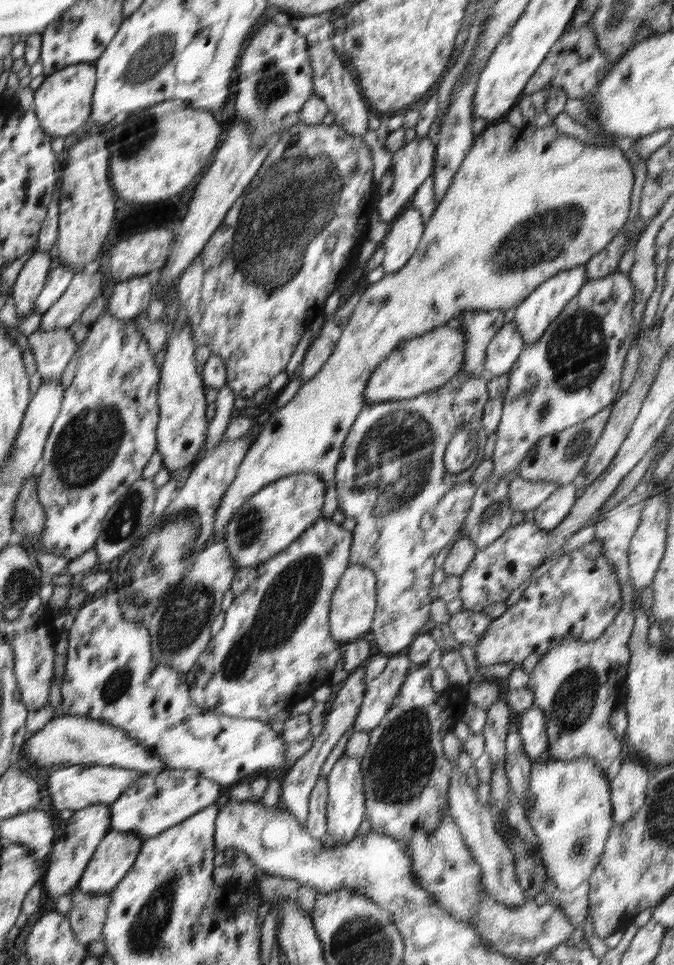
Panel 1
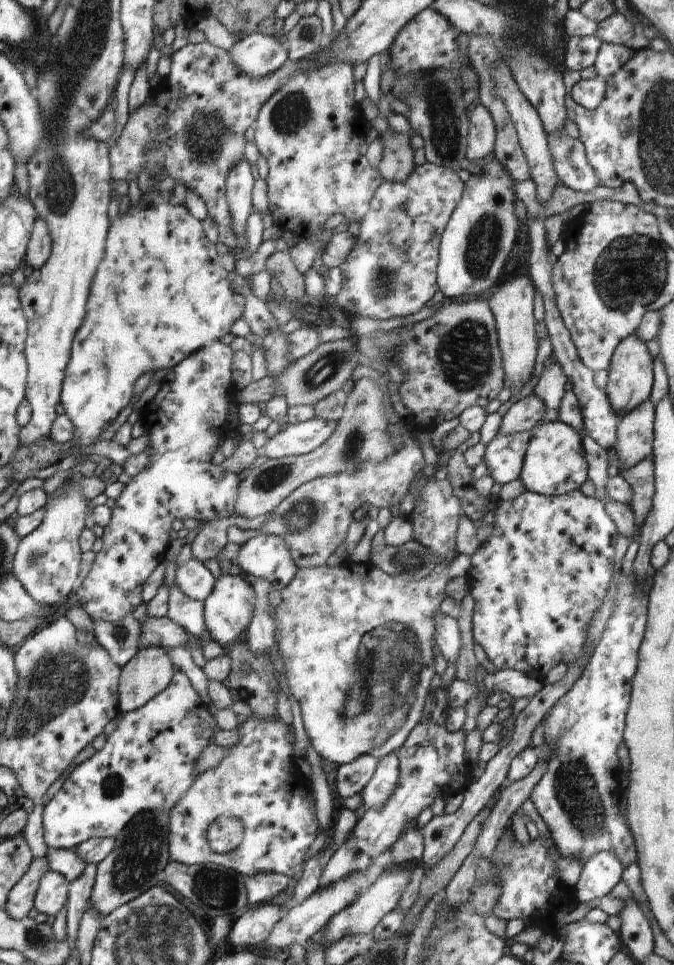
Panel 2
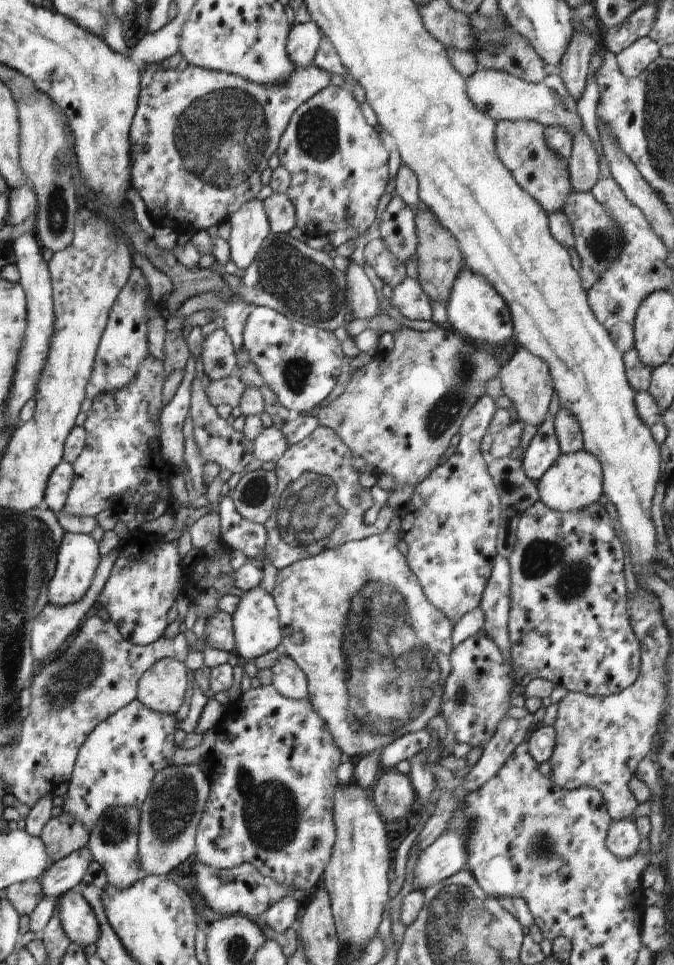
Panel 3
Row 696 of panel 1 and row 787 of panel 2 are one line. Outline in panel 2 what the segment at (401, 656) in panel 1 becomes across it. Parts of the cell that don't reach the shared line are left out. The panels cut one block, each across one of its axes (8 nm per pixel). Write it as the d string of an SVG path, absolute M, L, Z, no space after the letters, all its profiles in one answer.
M396 751L383 756L374 774L369 778L361 792L361 800L366 809L381 807L390 798L398 784L399 760Z

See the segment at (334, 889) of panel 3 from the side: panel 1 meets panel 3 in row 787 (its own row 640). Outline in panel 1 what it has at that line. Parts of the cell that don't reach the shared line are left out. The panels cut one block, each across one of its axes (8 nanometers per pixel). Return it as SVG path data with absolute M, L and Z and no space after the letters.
M349 565L344 571L334 590L329 609L331 637L335 641L340 644L353 644L370 632L376 607L376 582L374 571L366 565Z

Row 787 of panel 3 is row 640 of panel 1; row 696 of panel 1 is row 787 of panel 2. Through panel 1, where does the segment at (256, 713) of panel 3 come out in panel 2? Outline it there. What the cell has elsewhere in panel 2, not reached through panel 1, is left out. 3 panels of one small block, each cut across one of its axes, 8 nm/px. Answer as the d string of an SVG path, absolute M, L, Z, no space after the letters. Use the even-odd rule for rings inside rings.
M252 714L251 718L237 727L239 742L229 748L226 758L207 771L202 771L188 789L186 796L178 800L178 804L169 810L167 828L167 847L172 861L180 864L197 865L214 863L229 868L231 871L242 873L249 877L263 872L282 873L288 878L301 877L304 856L321 831L316 818L314 798L310 799L312 782L308 771L301 760L298 766L294 756L294 730L292 725L283 723L278 716L274 719L261 719ZM222 816L237 818L243 826L240 844L230 852L214 852L207 844L207 828Z

